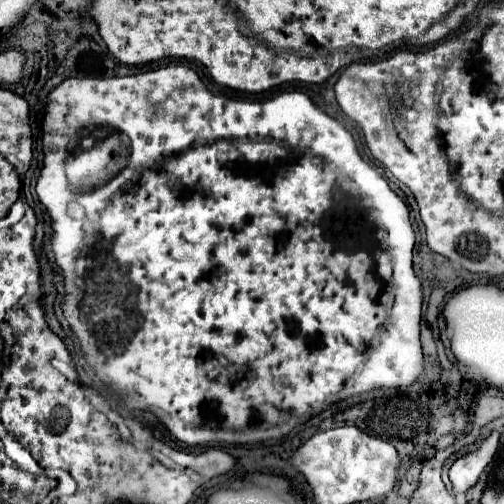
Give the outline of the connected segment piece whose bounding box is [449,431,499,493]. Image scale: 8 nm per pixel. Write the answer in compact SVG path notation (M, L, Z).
M491 431L472 452L455 459L449 469L449 479L453 483L455 493L463 493L477 483L480 475L485 472L489 461L493 459L499 443L499 433Z

